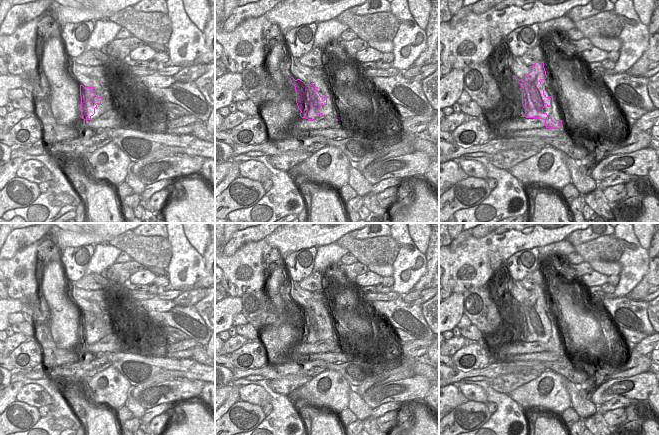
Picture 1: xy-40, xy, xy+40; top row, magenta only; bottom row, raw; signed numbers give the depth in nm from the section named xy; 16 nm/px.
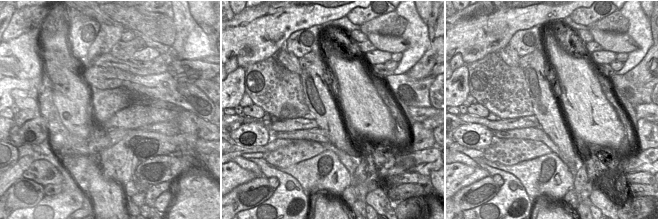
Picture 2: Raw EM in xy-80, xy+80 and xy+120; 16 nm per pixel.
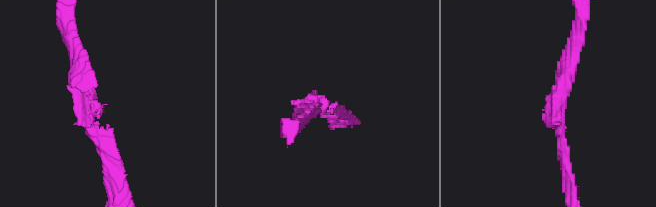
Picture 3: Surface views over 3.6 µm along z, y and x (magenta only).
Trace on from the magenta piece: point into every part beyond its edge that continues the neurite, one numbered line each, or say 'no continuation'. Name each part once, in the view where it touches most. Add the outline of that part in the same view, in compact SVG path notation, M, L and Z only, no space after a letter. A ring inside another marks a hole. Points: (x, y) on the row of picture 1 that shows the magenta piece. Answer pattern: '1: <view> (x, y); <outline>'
no continuation

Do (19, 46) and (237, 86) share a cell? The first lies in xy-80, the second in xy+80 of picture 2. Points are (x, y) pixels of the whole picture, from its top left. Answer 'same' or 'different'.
different

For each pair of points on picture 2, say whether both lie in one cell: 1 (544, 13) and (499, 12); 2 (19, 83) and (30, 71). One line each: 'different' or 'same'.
1: same
2: different

